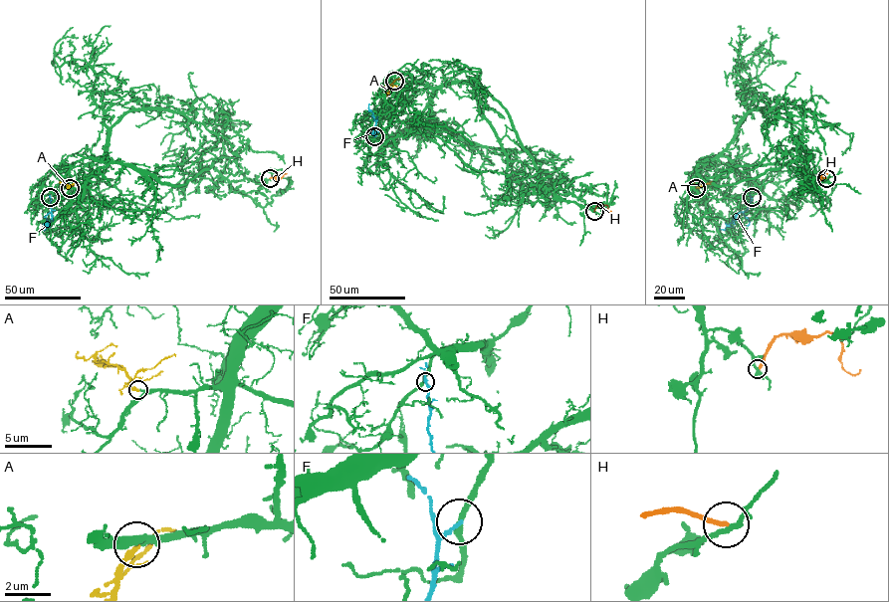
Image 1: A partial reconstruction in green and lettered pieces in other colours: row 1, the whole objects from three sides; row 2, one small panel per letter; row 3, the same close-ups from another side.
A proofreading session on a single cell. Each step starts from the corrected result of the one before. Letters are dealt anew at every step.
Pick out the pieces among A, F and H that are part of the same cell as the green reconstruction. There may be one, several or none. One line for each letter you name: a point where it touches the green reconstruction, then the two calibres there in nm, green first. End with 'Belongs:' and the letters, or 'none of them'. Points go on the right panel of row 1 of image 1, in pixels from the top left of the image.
A: meets green at (696, 188); 200 nm thick on the green side, 260 nm on the other
Belongs: A

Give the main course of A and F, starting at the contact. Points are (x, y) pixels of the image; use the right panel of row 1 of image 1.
A: (695, 188), (711, 181)
F: (752, 197), (748, 208), (738, 214), (734, 222), (725, 230), (719, 229)

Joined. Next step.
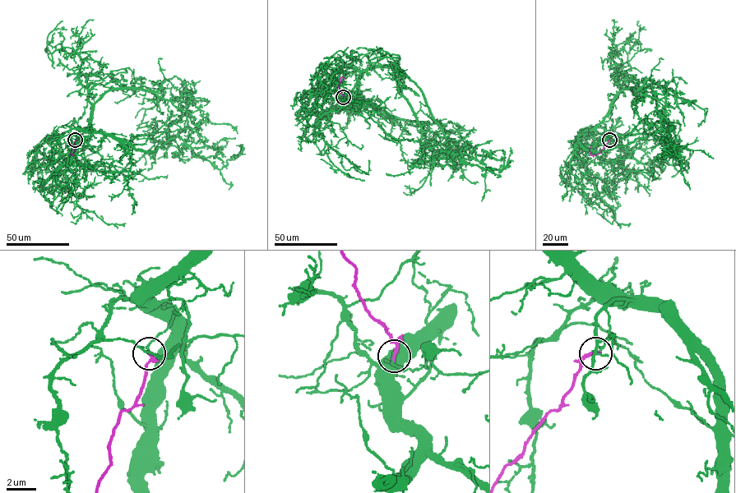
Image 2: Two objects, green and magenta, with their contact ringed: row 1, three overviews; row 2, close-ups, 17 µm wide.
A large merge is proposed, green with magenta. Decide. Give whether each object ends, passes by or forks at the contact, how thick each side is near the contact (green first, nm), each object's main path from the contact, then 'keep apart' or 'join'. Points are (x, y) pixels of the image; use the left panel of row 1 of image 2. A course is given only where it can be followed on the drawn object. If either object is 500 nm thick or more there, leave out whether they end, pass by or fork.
green ends | magenta ends | 150/240 nm | green via (75, 140), (87, 127), (151, 151), (178, 132), (195, 154), (219, 169), (243, 147) | magenta via (75, 140), (71, 154), (76, 145) | keep apart

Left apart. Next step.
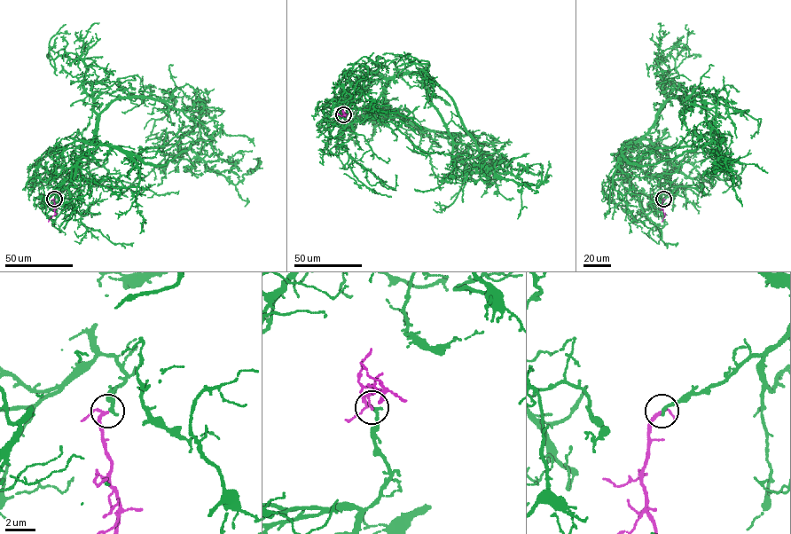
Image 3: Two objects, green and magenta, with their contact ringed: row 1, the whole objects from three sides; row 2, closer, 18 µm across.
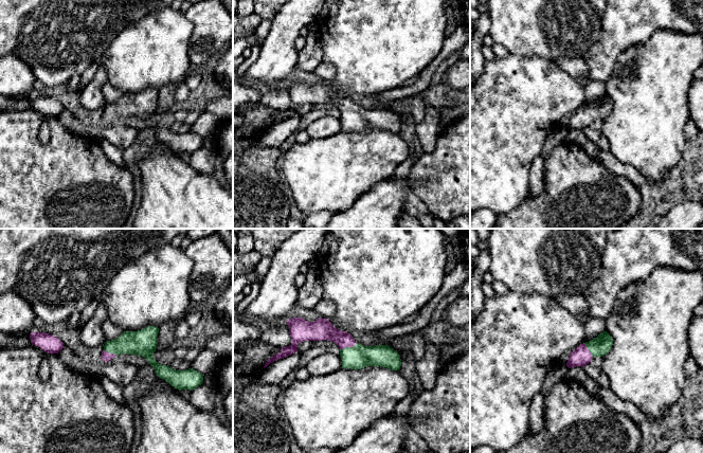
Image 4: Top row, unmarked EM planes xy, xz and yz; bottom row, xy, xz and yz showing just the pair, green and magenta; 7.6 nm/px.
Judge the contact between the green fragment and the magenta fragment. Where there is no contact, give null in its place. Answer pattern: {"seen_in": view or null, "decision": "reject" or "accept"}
{"seen_in": "xz", "decision": "accept"}

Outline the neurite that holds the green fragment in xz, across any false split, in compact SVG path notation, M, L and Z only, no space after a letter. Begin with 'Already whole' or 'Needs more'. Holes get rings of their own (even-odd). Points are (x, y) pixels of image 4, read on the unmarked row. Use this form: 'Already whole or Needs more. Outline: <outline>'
Needs more. Outline: M292 80L286 84L292 107L281 111L281 115L271 120L264 131L270 126L284 122L299 114L298 108L304 104L331 104L340 111L342 130L361 132L366 129L382 129L399 133L401 123L399 116L389 108L364 109L357 107L350 96L339 93L327 81L319 80L308 85L303 80Z

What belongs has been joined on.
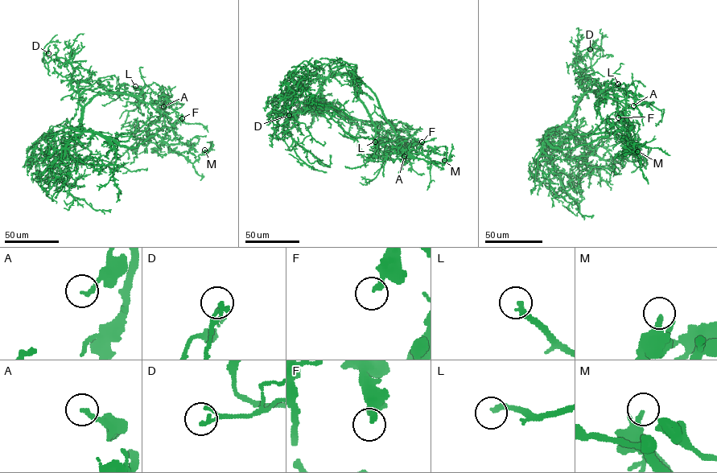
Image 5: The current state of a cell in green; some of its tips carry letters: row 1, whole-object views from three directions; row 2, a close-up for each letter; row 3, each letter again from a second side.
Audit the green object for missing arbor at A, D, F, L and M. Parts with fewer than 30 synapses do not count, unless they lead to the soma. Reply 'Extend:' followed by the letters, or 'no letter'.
Extend: L

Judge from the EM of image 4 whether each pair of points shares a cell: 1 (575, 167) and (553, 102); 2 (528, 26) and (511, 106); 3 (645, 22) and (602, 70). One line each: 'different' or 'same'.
1: different
2: different
3: same

